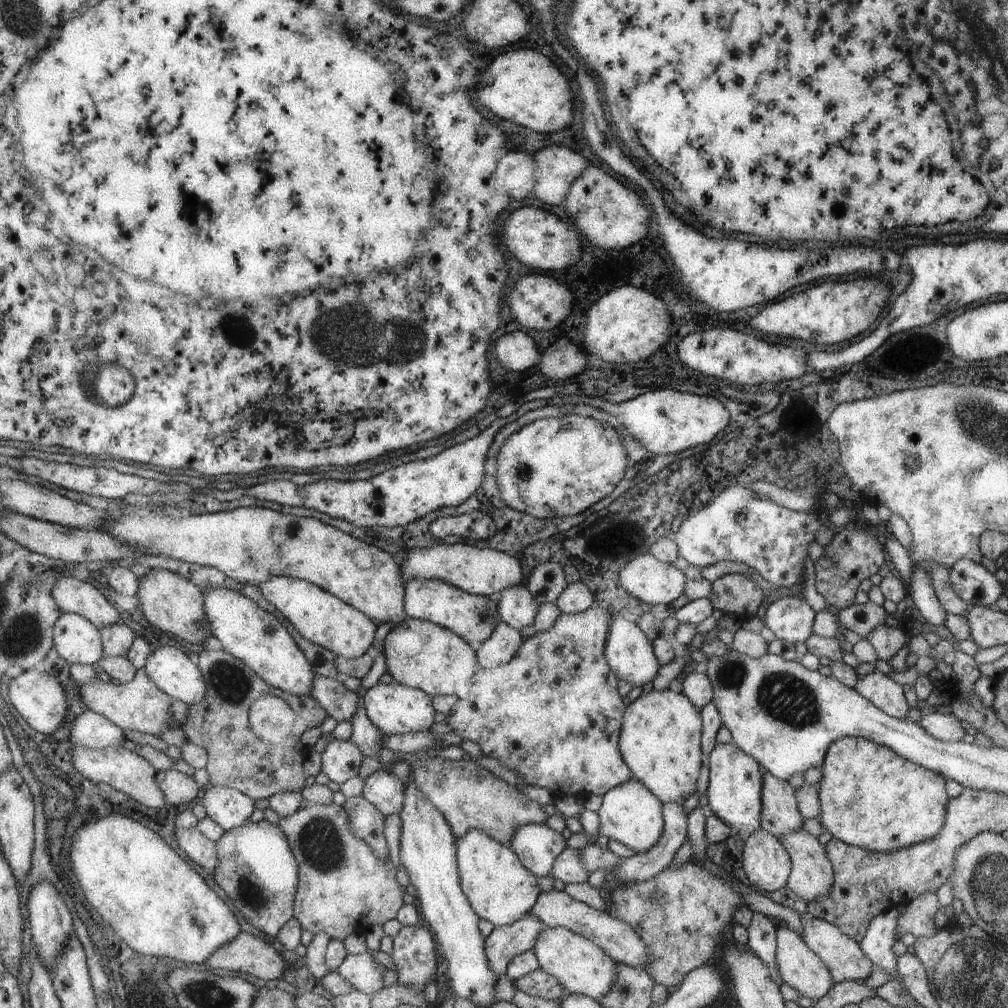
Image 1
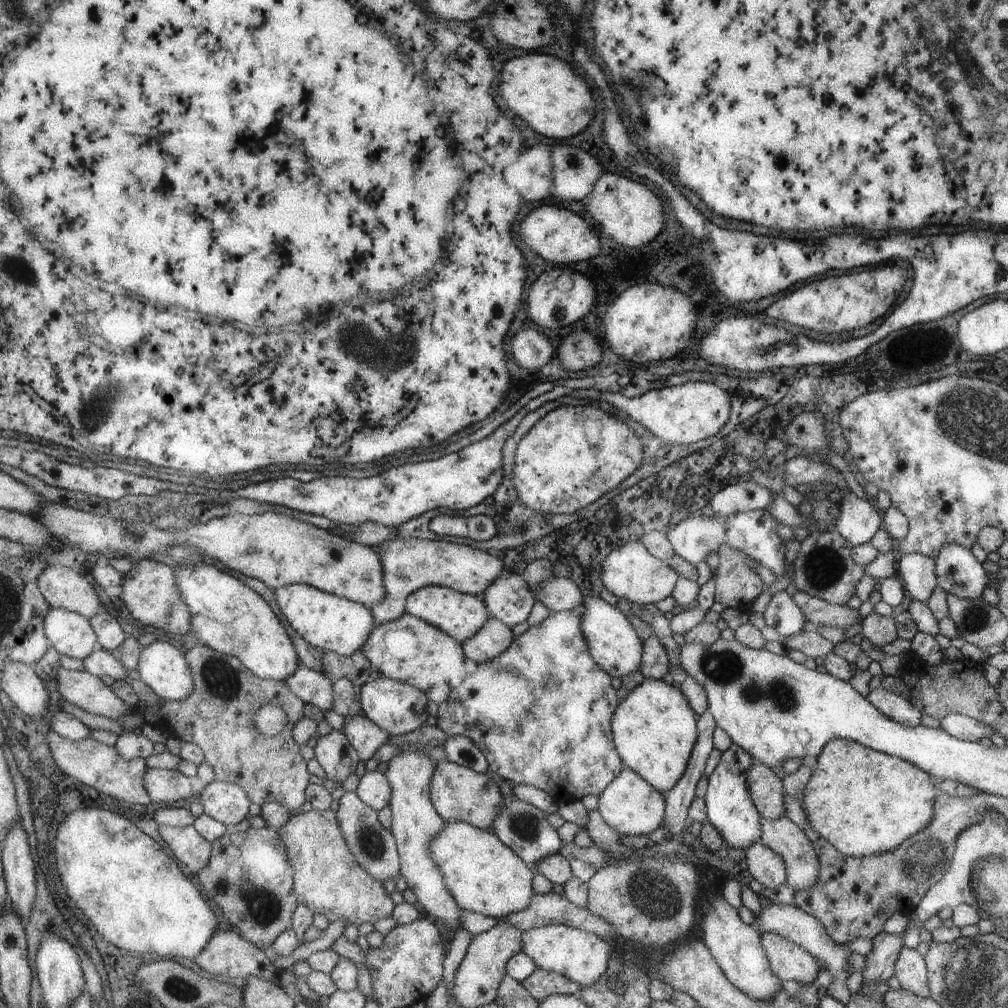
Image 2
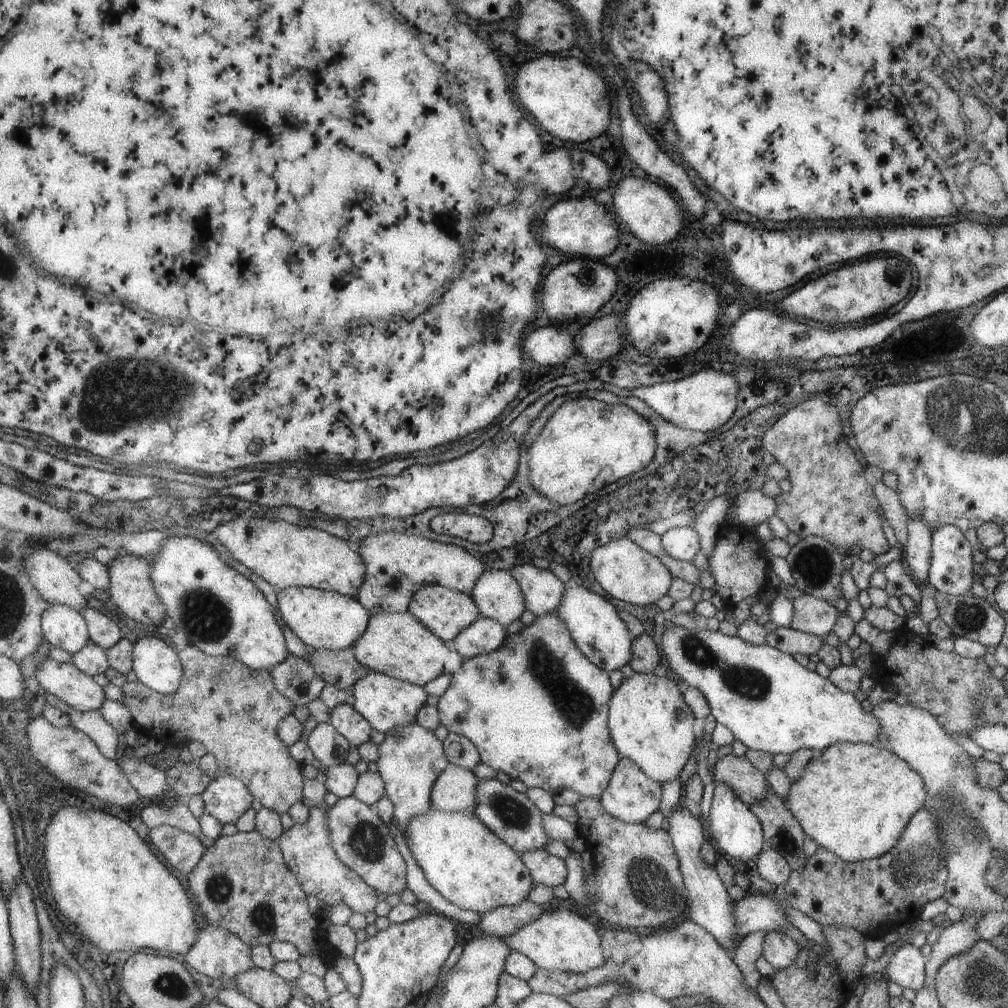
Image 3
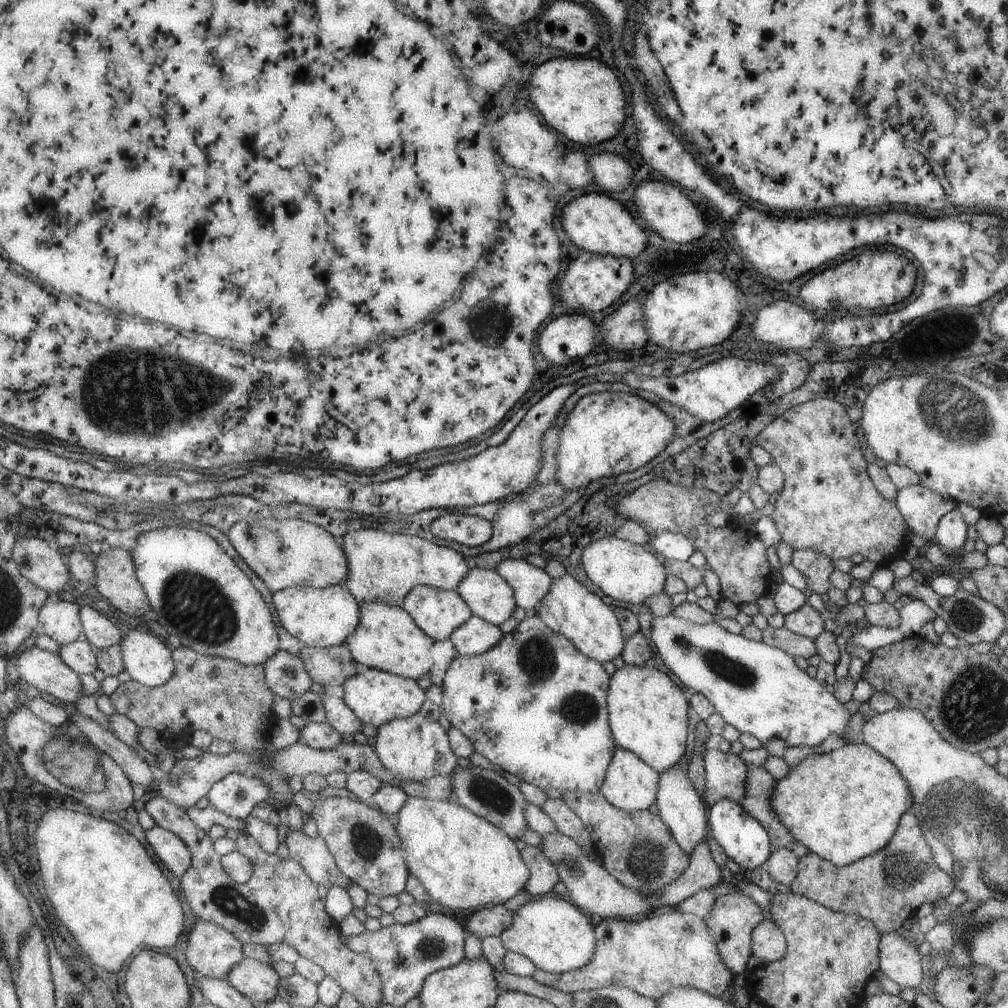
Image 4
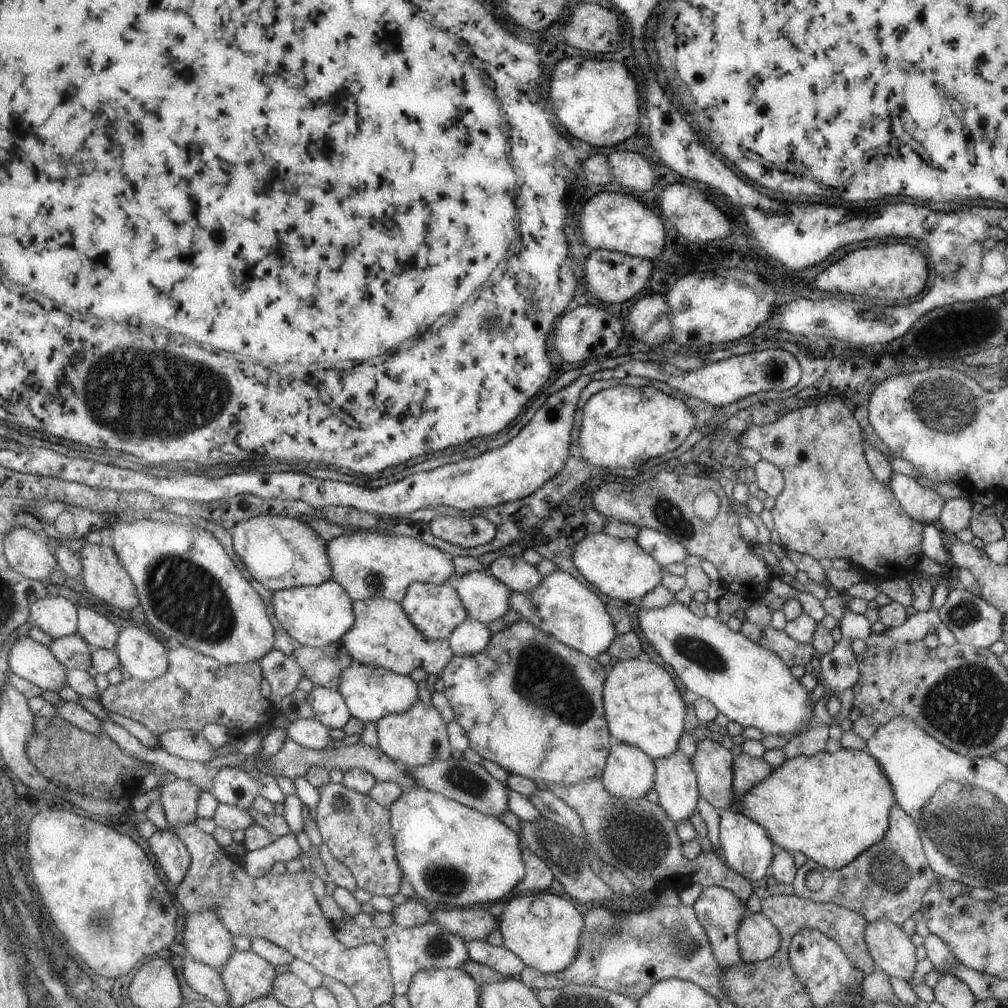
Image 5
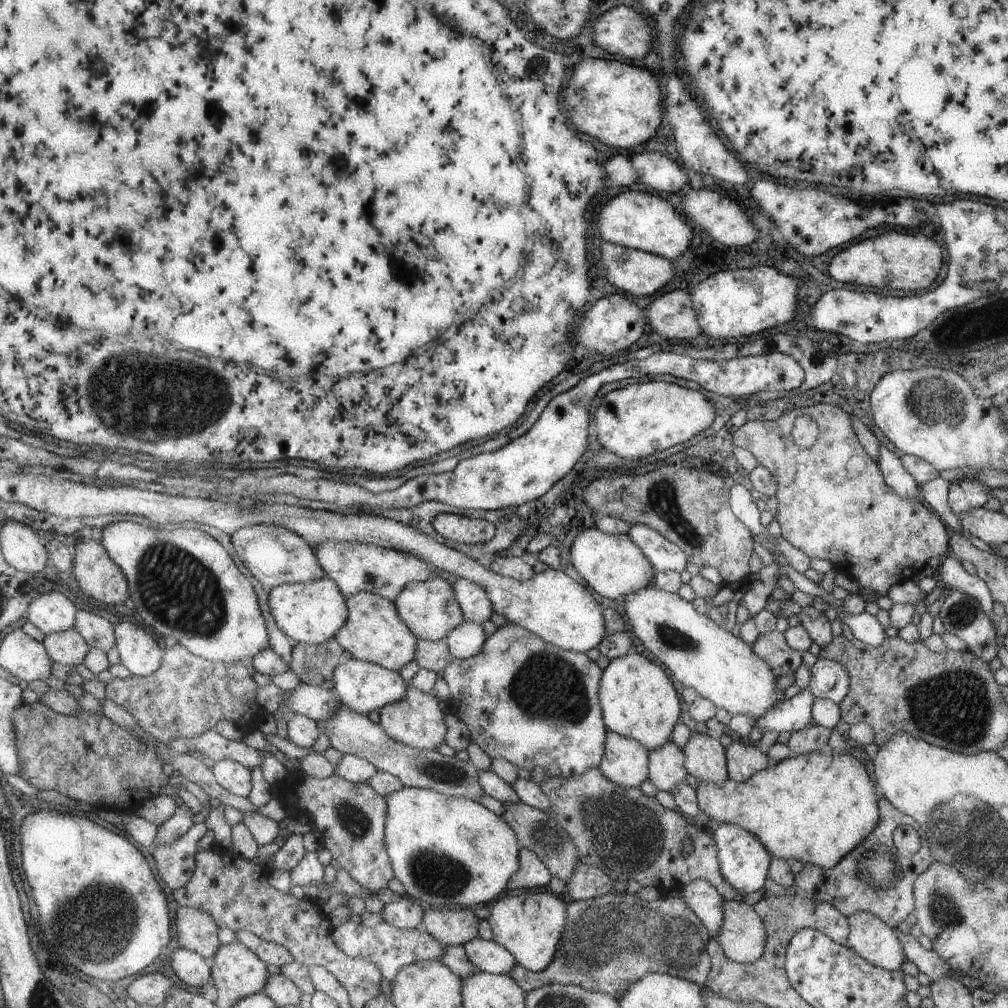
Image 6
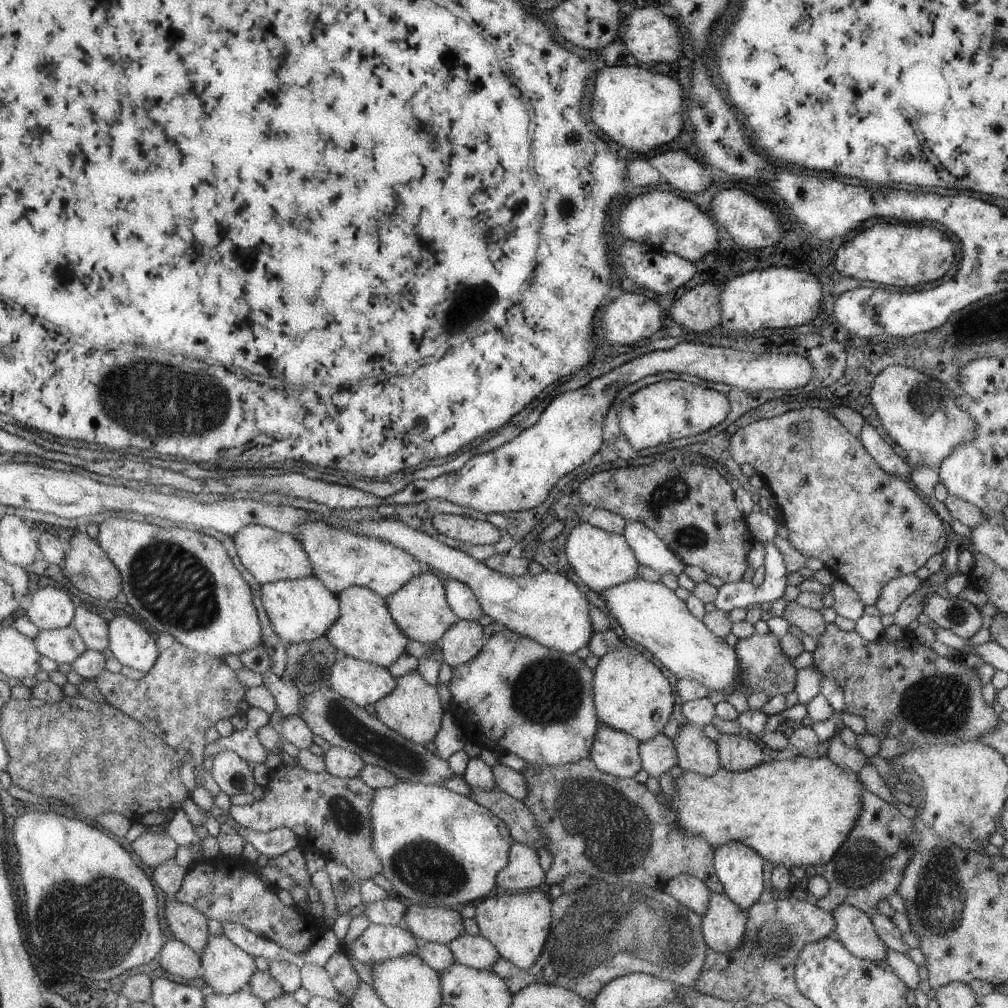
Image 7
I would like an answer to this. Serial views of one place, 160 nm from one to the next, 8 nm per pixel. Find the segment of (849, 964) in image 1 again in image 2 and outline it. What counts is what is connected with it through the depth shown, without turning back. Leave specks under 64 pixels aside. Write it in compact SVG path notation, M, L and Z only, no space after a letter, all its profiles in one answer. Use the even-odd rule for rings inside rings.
M774 901L769 902L769 904L767 902L761 904L761 912L754 916L754 919L757 932L775 932L778 936L783 936L783 938L787 938L787 940L791 940L791 942L803 948L805 952L813 956L813 959L820 960L823 964L823 970L828 971L831 976L830 983L825 986L827 989L826 994L840 1004L847 1004L850 998L849 990L845 986L848 976L846 972L847 958L853 952L849 952L845 944L837 944L835 940L831 940L823 929L823 924L819 923L819 920L815 920L813 916L809 916L803 910L799 910L797 906L780 904Z

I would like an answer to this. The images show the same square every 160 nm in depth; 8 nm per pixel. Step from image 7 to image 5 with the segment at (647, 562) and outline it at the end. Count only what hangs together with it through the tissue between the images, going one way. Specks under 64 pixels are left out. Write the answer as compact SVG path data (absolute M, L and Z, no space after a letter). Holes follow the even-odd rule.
M640 528L634 539L651 558L657 561L661 568L675 564L675 562L682 562L687 555L680 543L653 529Z

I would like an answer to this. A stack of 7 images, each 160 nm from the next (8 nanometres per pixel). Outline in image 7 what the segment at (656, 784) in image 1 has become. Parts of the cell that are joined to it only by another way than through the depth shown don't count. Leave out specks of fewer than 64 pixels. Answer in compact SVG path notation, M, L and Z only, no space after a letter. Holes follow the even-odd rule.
M621 644L598 658L593 671L592 691L599 723L633 736L639 742L662 732L673 712L673 690L659 668L635 648Z

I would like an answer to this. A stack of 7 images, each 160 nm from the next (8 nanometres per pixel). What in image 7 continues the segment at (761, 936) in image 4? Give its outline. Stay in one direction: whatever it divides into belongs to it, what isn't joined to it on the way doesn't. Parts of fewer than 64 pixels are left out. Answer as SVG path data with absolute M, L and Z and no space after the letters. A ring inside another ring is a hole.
M710 893L707 910L701 918L702 936L709 949L722 953L733 950L742 943L747 911L742 911L725 893Z

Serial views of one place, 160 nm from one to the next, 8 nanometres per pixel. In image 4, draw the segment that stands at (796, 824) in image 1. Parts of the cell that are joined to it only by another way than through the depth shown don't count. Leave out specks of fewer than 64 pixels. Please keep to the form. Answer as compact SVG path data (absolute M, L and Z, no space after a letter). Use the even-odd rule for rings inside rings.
M707 749L702 754L704 781L701 800L708 807L719 799L738 803L745 794L746 764L731 752Z

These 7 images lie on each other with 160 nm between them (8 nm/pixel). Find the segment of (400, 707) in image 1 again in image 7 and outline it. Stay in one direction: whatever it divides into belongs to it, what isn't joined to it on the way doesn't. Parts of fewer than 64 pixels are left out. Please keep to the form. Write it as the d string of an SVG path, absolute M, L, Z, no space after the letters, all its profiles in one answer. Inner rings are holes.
M347 655L333 661L329 676L329 687L360 707L373 704L395 686L394 678L386 668Z

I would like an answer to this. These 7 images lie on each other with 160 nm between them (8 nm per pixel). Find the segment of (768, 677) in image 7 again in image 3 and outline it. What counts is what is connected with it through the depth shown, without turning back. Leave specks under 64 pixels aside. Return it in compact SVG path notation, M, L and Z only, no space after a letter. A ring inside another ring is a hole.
M777 627L766 633L765 640L767 645L788 655L804 654L807 657L815 654L823 643L823 638L796 631L791 627Z

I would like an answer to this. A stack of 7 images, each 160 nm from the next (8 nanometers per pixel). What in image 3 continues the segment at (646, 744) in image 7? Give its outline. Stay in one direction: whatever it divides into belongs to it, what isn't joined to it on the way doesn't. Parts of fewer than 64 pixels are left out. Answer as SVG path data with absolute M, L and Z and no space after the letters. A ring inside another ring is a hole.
M677 805L663 820L664 827L671 837L671 842L679 859L679 870L686 891L685 900L689 918L711 934L720 946L732 956L740 942L732 917L732 900L729 899L729 895L725 891L726 886L721 882L714 867L703 864L699 858L700 846L705 840L700 817L691 814L686 807Z

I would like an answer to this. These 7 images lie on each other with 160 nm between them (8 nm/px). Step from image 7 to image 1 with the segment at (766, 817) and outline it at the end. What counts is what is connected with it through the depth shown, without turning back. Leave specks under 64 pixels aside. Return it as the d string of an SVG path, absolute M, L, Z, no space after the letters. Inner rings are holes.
M845 736L835 739L828 747L819 767L820 782L816 784L819 799L817 820L833 839L846 845L861 847L869 852L893 852L937 834L945 822L945 780L895 754L889 747L875 744L862 737Z

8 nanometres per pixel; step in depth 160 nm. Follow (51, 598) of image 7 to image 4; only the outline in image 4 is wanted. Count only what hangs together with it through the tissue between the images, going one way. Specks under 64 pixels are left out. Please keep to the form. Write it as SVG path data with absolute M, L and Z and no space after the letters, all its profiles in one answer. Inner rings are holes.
M54 598L43 603L39 611L41 633L52 638L60 646L73 643L81 634L82 622L77 616L75 603Z

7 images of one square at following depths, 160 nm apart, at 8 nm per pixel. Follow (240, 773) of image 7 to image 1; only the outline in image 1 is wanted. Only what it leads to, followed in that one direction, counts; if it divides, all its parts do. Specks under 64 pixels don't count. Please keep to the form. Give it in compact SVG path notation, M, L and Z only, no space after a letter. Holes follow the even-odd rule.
M208 785L201 799L206 815L224 831L245 824L253 812L253 803L242 792L219 785Z

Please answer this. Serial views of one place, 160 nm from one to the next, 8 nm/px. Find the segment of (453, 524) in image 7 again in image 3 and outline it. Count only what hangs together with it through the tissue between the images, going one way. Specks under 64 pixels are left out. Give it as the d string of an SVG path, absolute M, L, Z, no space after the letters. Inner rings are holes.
M444 512L431 520L431 530L435 534L457 536L471 544L489 542L494 531L493 525L479 515Z

